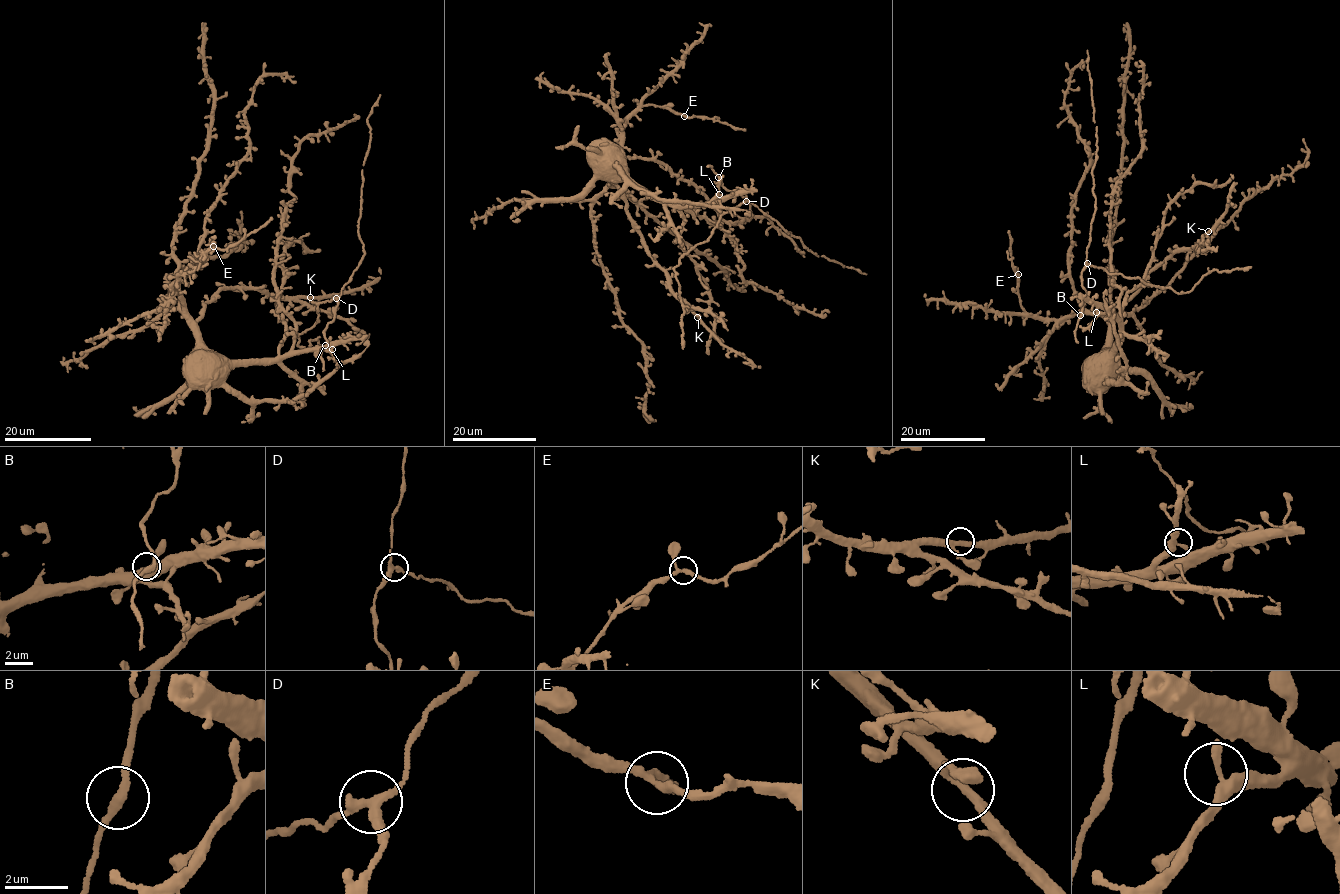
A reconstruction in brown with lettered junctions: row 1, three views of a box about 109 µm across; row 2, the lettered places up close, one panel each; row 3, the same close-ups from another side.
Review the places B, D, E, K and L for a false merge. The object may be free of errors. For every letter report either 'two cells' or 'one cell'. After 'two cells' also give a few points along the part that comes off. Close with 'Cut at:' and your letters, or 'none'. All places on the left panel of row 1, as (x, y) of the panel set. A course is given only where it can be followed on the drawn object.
B: one cell
D: one cell
E: one cell
K: one cell
L: one cell
Cut at: none

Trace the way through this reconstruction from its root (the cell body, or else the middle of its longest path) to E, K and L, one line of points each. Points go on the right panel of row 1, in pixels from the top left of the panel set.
E: (1117, 343), (1113, 353), (1107, 348), (1111, 326), (1100, 316), (1032, 316), (1016, 289), (1018, 274)
K: (1117, 343), (1113, 353), (1107, 348), (1113, 321), (1151, 270), (1175, 252), (1193, 247), (1208, 231)
L: (1117, 343), (1115, 342), (1119, 336), (1118, 321), (1105, 311), (1096, 312)

